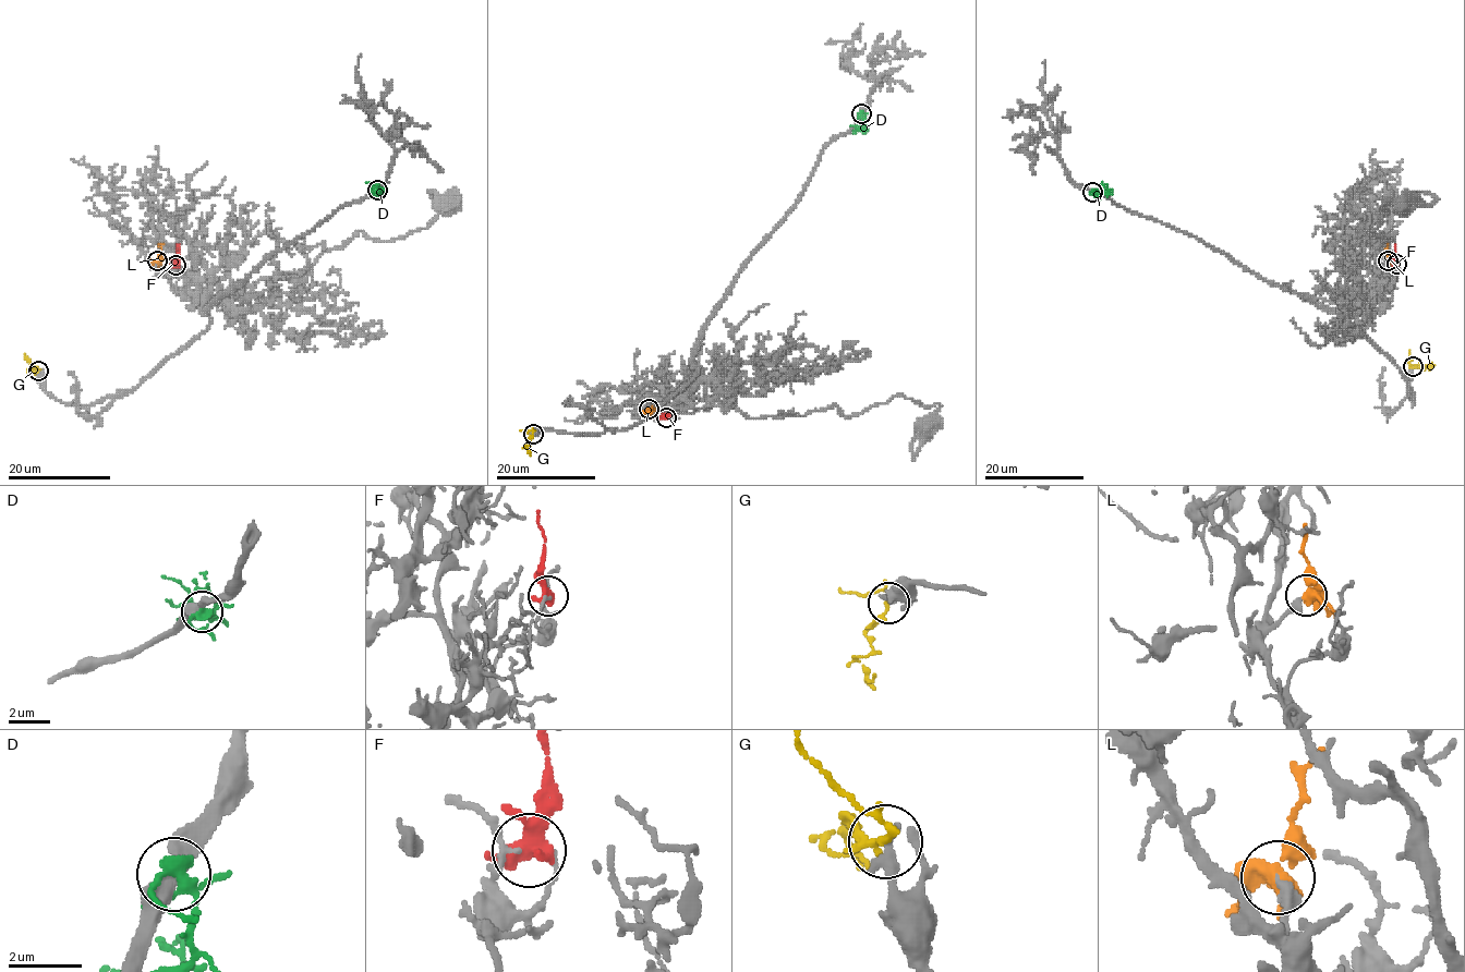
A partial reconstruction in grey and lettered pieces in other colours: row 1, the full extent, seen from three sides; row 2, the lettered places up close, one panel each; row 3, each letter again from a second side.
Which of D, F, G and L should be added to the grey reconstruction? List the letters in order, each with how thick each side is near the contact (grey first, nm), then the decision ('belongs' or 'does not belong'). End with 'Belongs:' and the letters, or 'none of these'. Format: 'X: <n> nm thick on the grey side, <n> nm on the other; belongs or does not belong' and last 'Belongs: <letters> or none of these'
D: 480 nm thick on the grey side, 260 nm on the other; does not belong
F: 140 nm thick on the grey side, 440 nm on the other; does not belong
G: 340 nm thick on the grey side, 190 nm on the other; does not belong
L: 320 nm thick on the grey side, 360 nm on the other; belongs
Belongs: L

